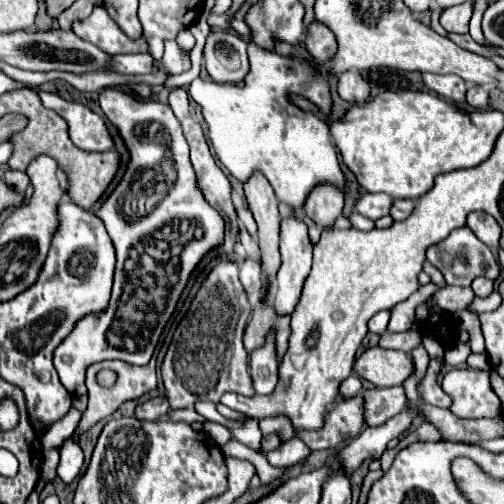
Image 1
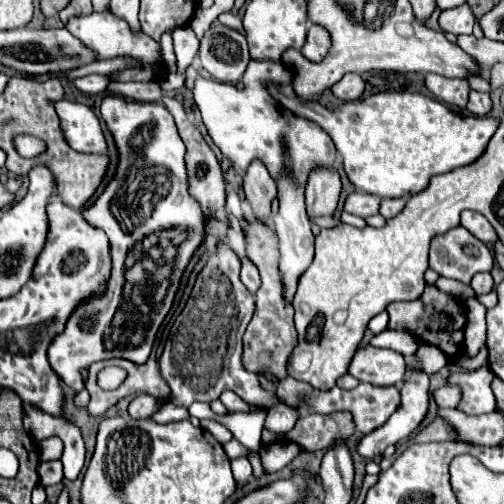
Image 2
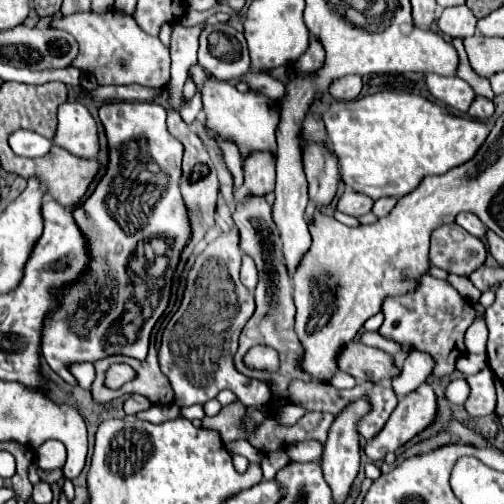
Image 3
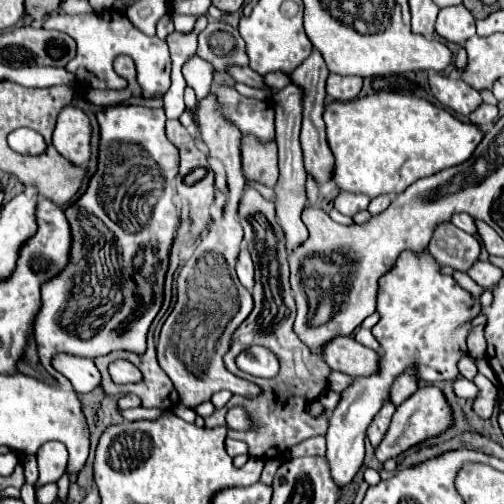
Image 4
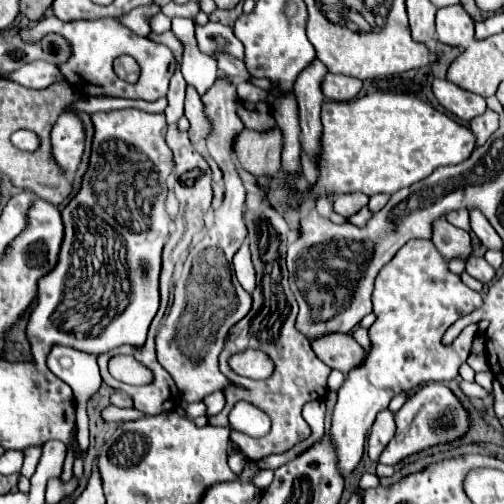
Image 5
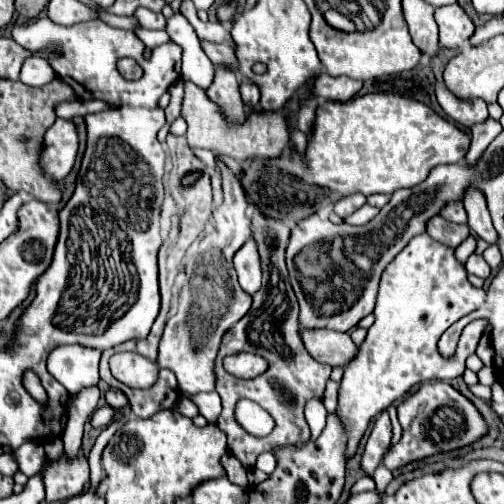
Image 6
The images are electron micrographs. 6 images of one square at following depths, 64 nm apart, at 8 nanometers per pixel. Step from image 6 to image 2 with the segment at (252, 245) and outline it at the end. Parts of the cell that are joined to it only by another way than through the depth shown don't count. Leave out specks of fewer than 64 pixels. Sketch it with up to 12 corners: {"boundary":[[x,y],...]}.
{"boundary":[[242,258],[240,280],[254,294],[260,274],[252,260]]}

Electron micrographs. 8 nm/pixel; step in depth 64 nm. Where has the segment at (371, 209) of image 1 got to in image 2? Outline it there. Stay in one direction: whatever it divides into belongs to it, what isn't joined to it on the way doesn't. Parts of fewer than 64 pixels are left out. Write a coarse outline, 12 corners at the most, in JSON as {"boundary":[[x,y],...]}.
{"boundary":[[352,192],[344,210],[368,218],[378,214],[378,196]]}

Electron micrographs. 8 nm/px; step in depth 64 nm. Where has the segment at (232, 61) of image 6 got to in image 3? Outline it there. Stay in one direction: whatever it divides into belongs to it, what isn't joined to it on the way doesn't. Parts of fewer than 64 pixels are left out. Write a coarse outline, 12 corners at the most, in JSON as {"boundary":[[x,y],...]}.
{"boundary":[[264,72],[242,76],[250,88],[272,100],[280,100],[286,90],[282,82]]}

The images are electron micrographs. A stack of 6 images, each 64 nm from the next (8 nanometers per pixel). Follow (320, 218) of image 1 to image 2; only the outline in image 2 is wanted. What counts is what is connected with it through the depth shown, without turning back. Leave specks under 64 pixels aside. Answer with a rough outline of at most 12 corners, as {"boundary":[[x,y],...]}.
{"boundary":[[314,168],[306,184],[310,216],[330,216],[340,198],[336,168]]}

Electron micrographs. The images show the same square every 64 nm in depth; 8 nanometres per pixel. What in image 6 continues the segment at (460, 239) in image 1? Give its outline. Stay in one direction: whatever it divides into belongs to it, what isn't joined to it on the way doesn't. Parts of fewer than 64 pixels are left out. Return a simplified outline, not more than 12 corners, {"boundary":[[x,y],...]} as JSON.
{"boundary":[[442,216],[426,224],[438,242],[458,248],[468,238],[468,224],[452,224]]}

